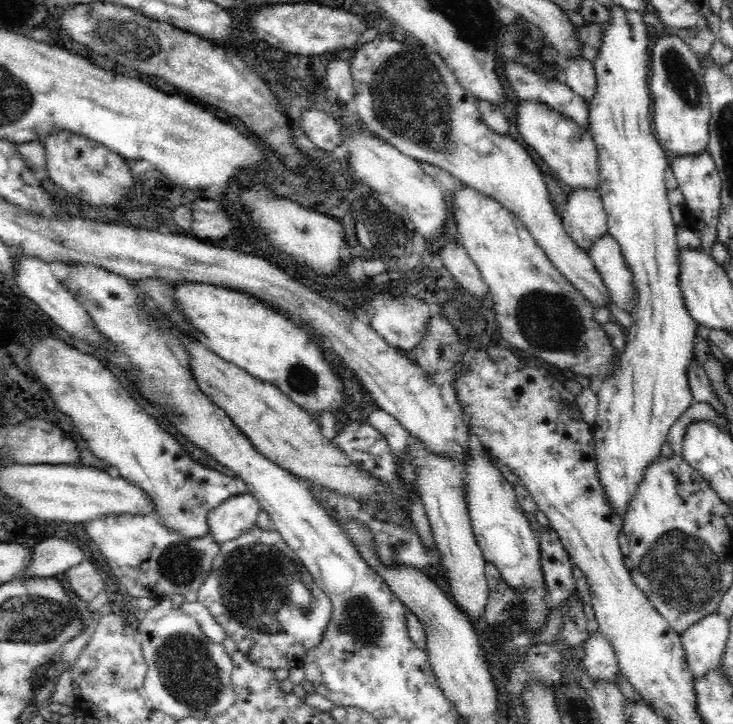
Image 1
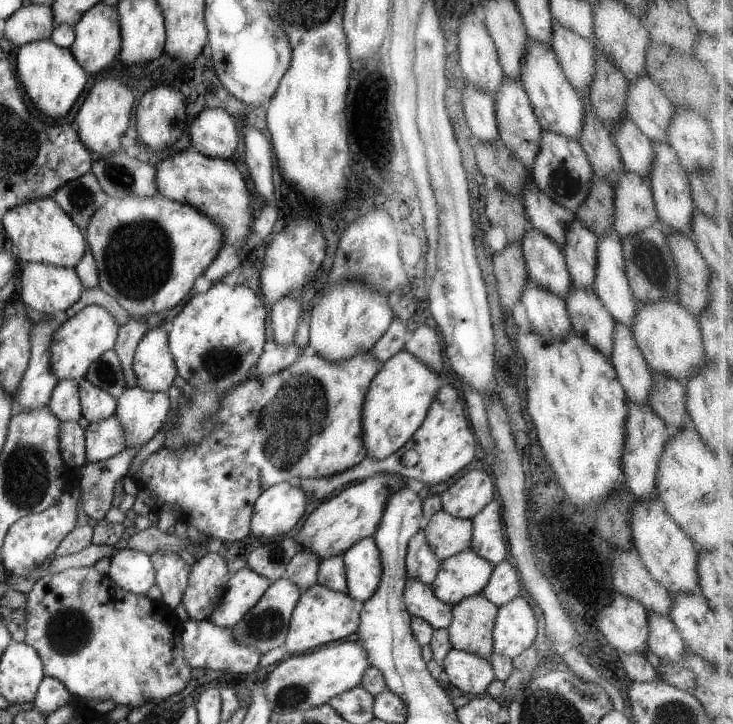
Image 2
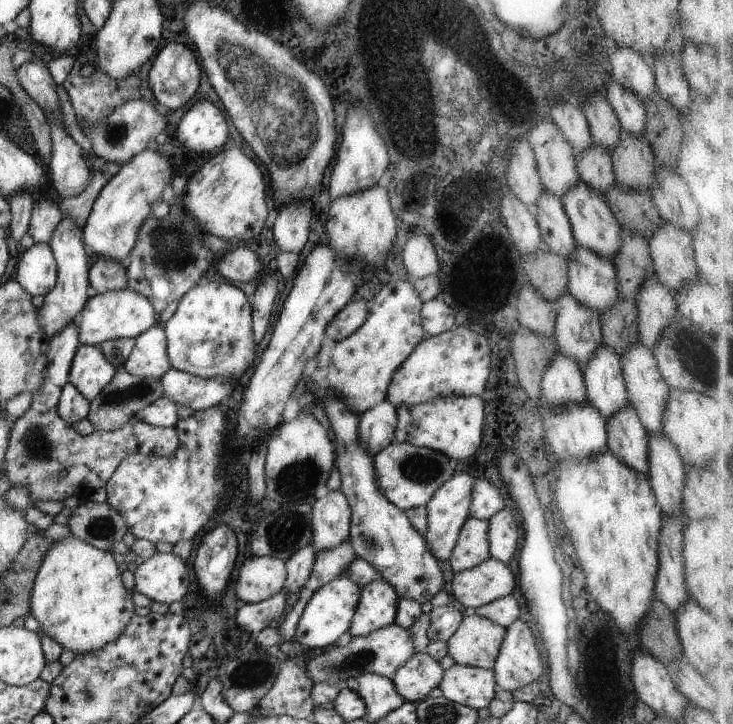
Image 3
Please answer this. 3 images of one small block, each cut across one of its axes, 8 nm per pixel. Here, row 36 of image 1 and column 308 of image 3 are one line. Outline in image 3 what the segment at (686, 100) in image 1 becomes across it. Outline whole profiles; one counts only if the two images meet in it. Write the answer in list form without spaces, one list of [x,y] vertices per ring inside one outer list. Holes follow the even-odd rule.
[[[391,623],[365,636],[353,636],[345,646],[334,644],[325,649],[321,654],[313,656],[305,664],[305,676],[313,683],[326,682],[336,685],[339,689],[344,687],[344,682],[360,674],[373,673],[382,677],[390,677],[397,667],[413,654],[413,638],[407,630]]]

